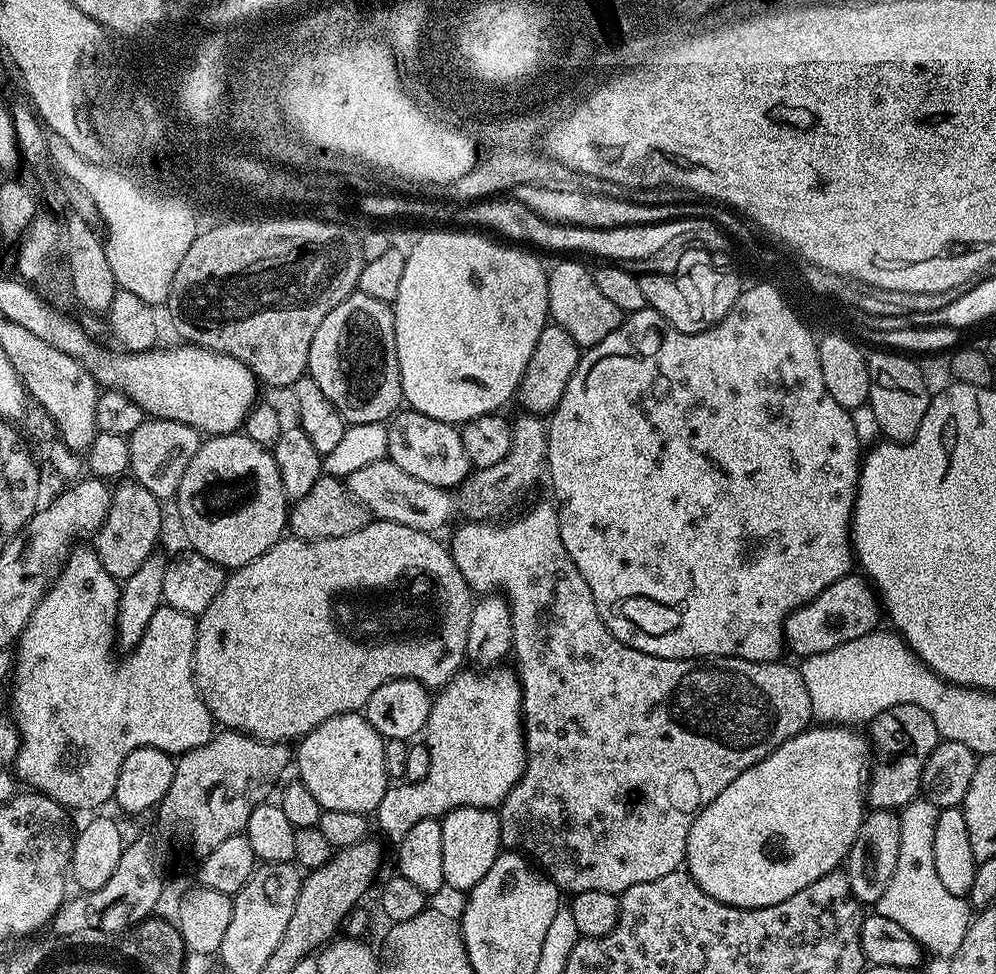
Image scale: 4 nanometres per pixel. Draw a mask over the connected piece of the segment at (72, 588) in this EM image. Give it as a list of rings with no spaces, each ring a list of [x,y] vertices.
[[[77,546],[68,553],[68,560],[60,570],[60,575],[52,583],[47,594],[38,602],[34,614],[30,614],[30,622],[24,627],[24,633],[19,636],[15,645],[15,669],[14,679],[16,685],[12,688],[12,708],[10,715],[15,723],[16,731],[20,738],[20,748],[16,751],[14,772],[29,785],[29,789],[35,790],[51,800],[57,800],[69,810],[81,808],[82,811],[91,813],[100,810],[104,803],[111,801],[116,794],[118,786],[118,774],[122,762],[134,750],[139,748],[157,748],[169,754],[183,754],[210,742],[214,735],[214,721],[206,702],[200,696],[200,690],[196,686],[196,678],[192,674],[192,659],[196,649],[196,621],[197,617],[186,614],[182,610],[174,610],[167,606],[161,606],[154,610],[154,618],[150,618],[150,626],[146,634],[142,634],[142,642],[134,651],[127,653],[124,660],[112,660],[114,653],[114,641],[116,638],[116,615],[118,614],[118,598],[120,597],[120,584],[110,574],[106,574],[106,566],[98,558],[95,547]]]

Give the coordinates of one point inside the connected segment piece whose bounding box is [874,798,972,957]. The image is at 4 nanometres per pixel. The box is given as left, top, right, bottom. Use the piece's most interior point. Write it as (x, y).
(916, 898)

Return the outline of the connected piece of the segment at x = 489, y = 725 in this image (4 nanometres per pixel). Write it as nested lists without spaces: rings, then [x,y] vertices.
[[[506,667],[479,674],[461,670],[447,687],[435,693],[426,729],[430,774],[417,784],[393,783],[382,794],[374,813],[392,842],[406,838],[414,822],[443,818],[456,808],[499,809],[506,794],[522,778],[528,757],[524,751],[524,695],[519,675]]]

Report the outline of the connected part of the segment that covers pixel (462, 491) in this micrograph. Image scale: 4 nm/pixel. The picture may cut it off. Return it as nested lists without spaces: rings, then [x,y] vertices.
[[[521,413],[512,424],[510,450],[500,462],[469,471],[458,489],[458,512],[468,522],[488,522],[504,508],[518,501],[546,470],[548,456],[547,423],[535,413]]]

